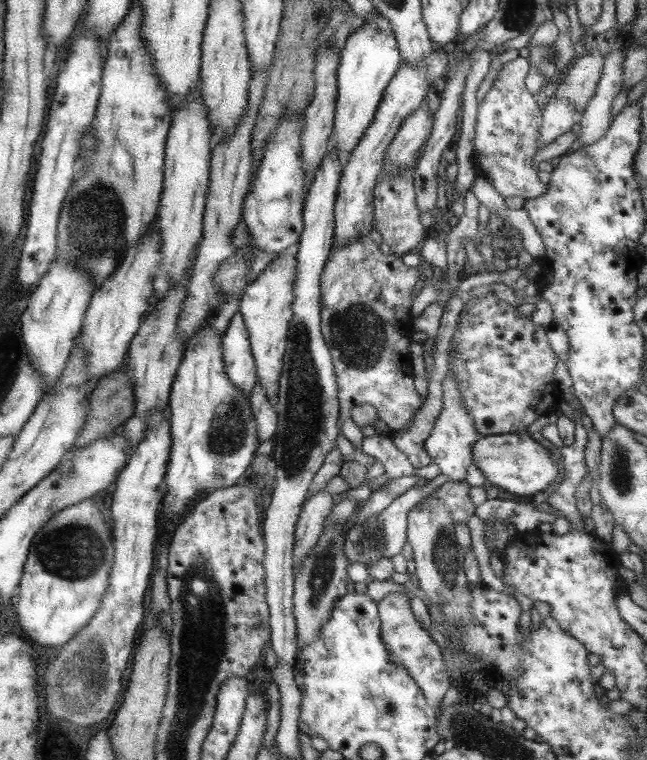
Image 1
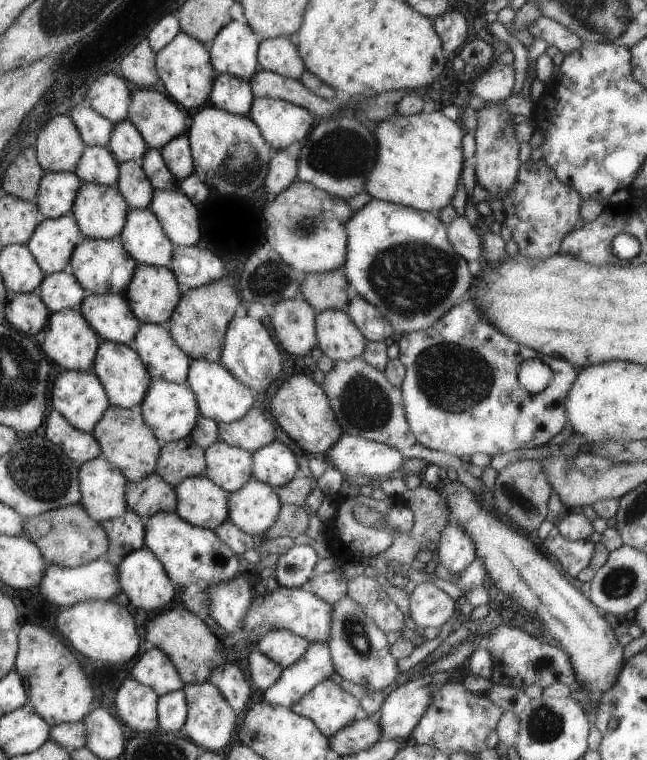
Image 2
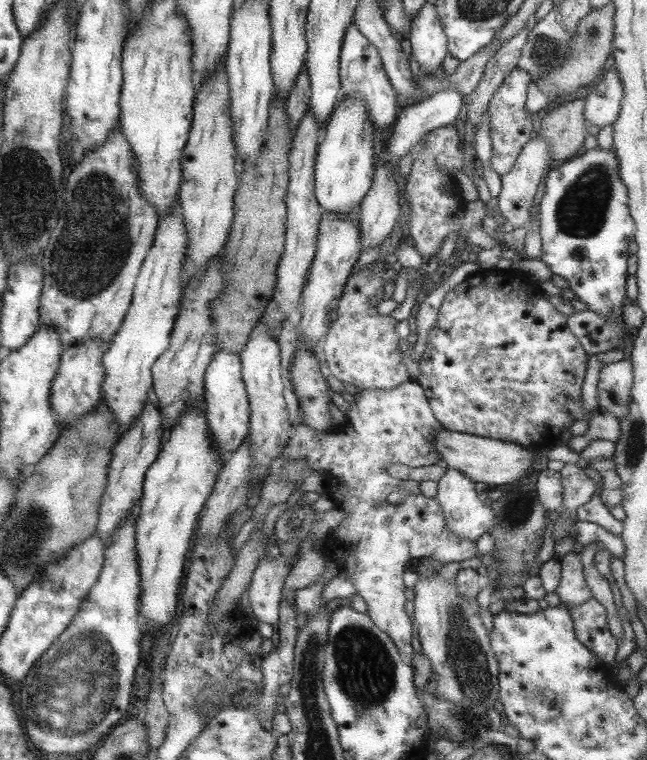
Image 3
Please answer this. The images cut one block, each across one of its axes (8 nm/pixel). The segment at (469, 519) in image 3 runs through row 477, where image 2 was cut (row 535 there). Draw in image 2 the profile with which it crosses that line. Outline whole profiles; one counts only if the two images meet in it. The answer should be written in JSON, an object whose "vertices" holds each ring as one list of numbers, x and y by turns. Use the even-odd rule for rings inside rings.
{"vertices":[[447,520,443,532,437,540,437,562,445,568,450,575,458,576,475,558,475,546,471,536,467,536,455,522]]}

